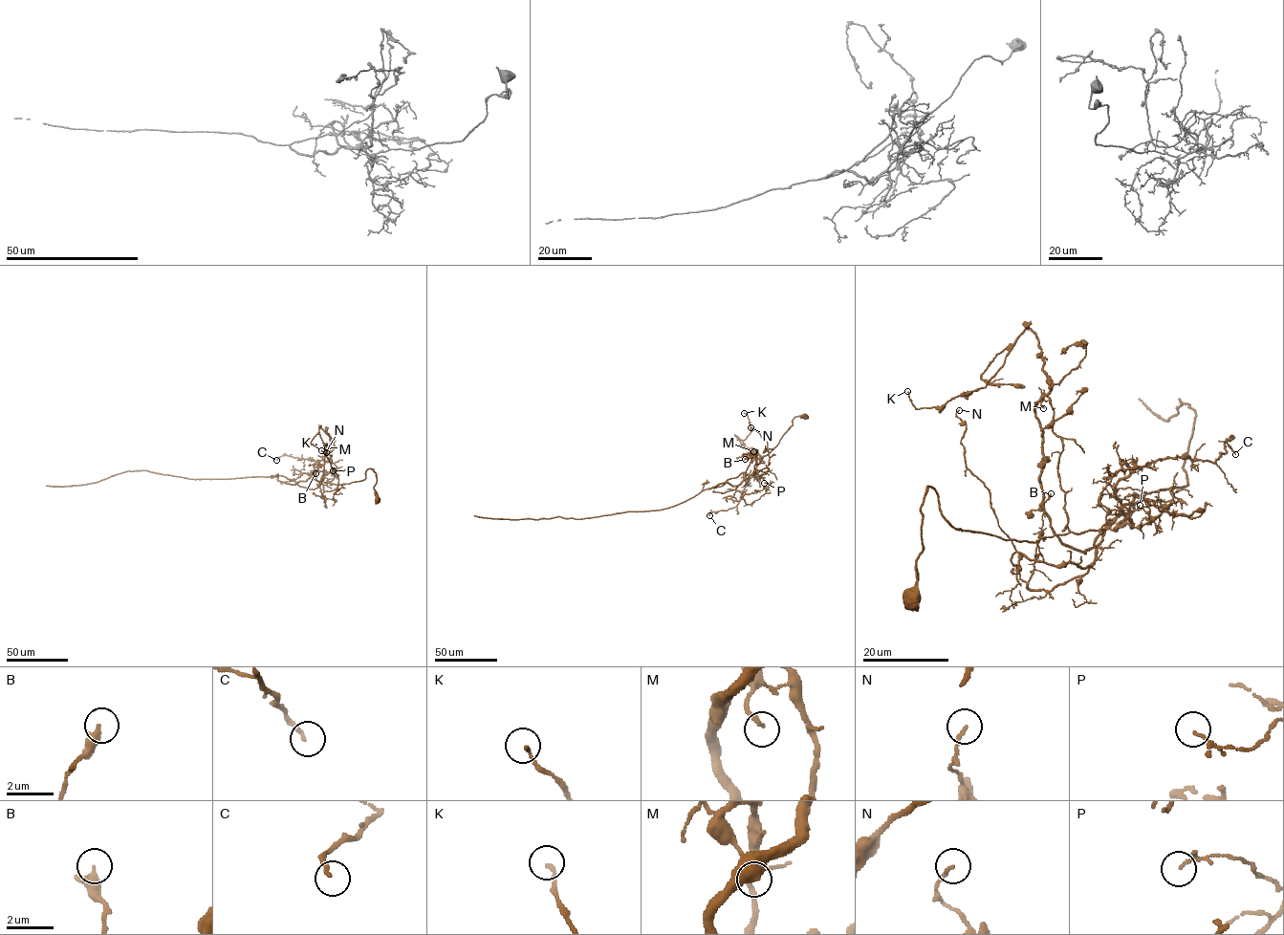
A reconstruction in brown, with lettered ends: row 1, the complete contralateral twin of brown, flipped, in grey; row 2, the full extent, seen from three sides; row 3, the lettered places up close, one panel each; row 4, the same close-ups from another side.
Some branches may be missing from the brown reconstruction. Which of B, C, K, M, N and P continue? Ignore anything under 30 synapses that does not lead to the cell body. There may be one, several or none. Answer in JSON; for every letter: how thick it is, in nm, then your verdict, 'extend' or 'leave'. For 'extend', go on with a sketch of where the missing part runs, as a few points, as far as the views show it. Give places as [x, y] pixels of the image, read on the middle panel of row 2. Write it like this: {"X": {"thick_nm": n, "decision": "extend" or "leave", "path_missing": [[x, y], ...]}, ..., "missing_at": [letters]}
{"B": {"thick_nm": 440, "decision": "leave"}, "C": {"thick_nm": 140, "decision": "leave"}, "K": {"thick_nm": 140, "decision": "leave"}, "M": {"thick_nm": 190, "decision": "leave"}, "N": {"thick_nm": 140, "decision": "leave"}, "P": {"thick_nm": 100, "decision": "leave"}, "missing_at": []}

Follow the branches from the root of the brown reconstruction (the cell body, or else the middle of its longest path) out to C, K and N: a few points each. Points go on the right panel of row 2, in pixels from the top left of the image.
C: (912, 597), (928, 487), (954, 528), (1033, 542), (1107, 528), (1151, 462), (1235, 454)
K: (912, 597), (928, 487), (1033, 542), (1135, 495), (1055, 532), (1031, 330), (907, 391)
N: (912, 597), (928, 487), (963, 530), (1033, 542), (1098, 531), (1095, 559), (1015, 550), (966, 467), (959, 410)

